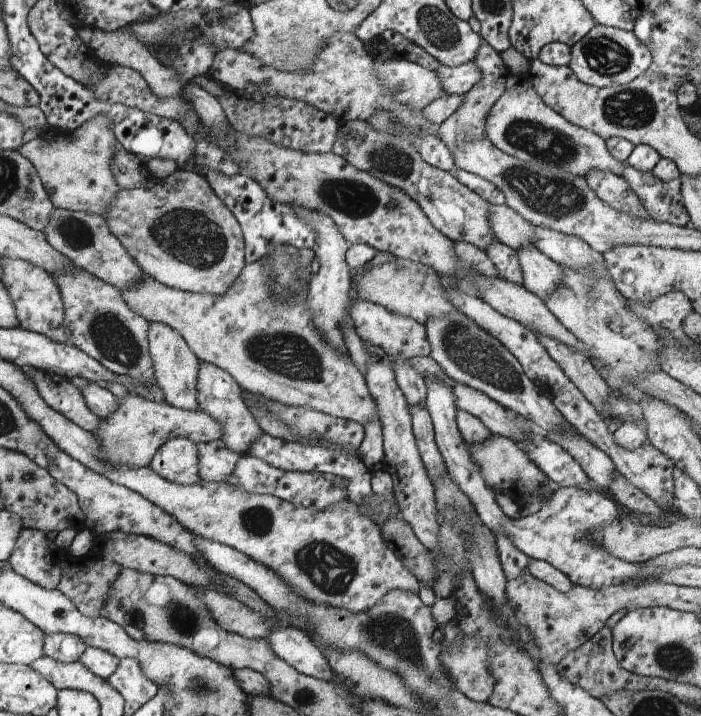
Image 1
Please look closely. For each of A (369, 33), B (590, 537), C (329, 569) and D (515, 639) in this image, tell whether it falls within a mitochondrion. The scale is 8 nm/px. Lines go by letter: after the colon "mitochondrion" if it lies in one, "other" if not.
A: other
B: other
C: mitochondrion
D: other

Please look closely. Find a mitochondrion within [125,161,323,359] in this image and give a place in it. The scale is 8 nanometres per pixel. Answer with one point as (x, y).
(190, 236)

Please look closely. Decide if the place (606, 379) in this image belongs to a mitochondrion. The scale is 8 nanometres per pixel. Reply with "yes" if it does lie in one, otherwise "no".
no

